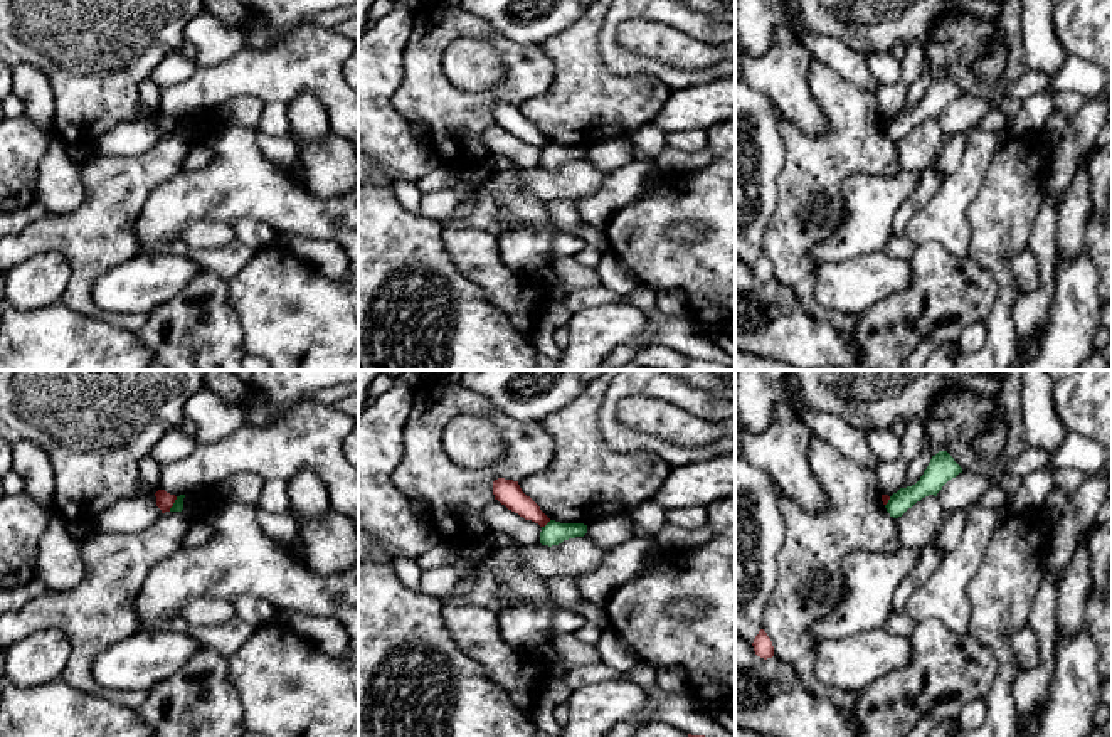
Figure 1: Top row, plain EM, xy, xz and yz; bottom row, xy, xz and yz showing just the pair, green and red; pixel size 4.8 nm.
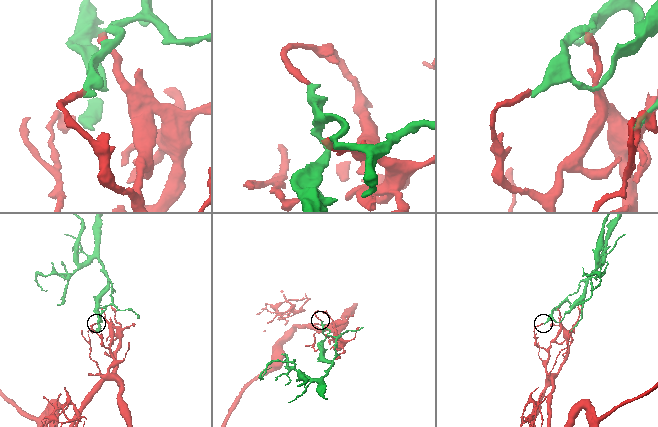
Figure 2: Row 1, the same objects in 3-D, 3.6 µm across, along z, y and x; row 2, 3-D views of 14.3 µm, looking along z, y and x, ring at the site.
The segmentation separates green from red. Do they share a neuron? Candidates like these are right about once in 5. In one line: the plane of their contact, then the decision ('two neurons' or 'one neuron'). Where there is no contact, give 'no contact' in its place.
contact in xz; two neurons

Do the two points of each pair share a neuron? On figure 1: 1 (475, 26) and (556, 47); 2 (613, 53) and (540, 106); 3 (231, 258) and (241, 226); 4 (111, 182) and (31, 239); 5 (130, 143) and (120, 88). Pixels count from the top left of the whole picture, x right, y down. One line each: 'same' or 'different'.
1: different
2: different
3: different
4: same
5: different

